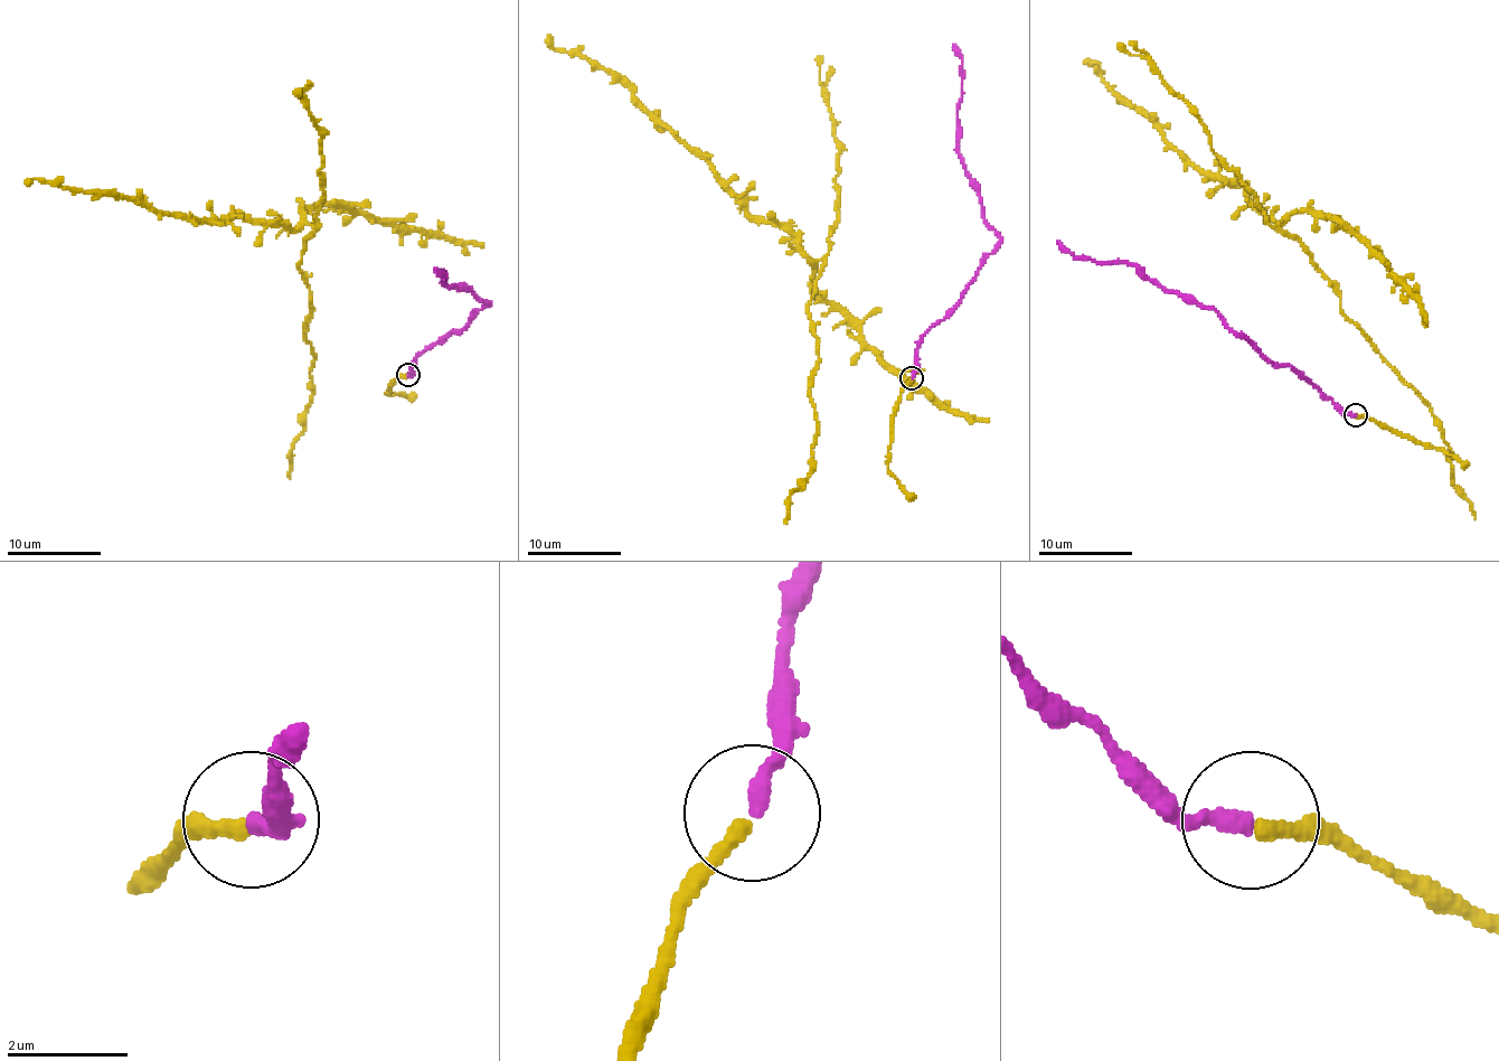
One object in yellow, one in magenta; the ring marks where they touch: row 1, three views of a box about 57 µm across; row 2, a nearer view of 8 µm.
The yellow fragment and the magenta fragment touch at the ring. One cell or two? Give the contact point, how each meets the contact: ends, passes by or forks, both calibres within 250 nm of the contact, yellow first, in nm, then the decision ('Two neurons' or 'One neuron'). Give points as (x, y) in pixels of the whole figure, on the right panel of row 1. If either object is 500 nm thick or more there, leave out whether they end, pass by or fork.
Place: (1356, 414). At the ring yellow ends. At the ring magenta ends. Thickness 240 nm (yellow) against 280 nm. One neuron

